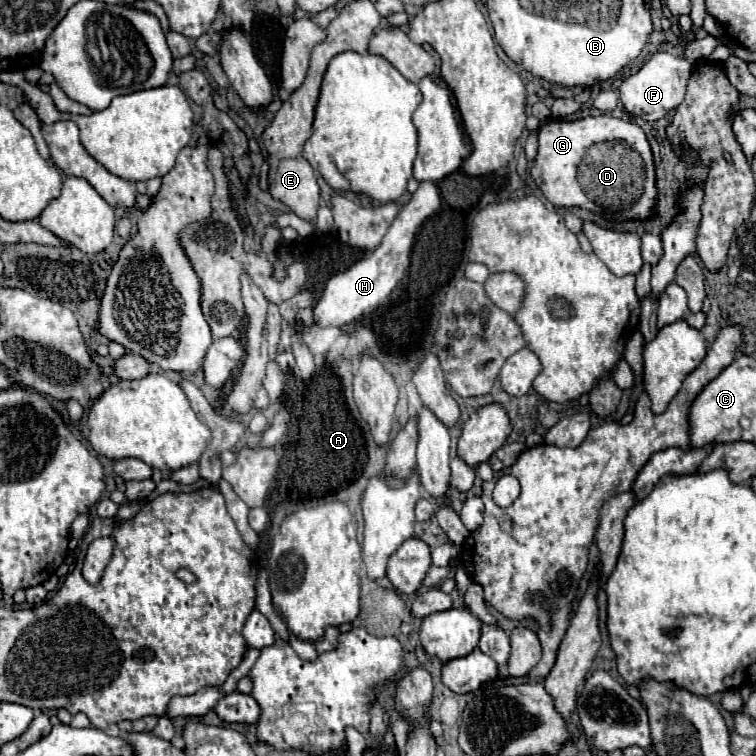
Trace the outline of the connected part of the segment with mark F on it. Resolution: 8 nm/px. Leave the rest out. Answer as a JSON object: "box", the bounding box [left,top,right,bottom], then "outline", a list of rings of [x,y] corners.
{"box":[619,53,693,121],"outline":[[[655,53],[635,75],[625,79],[619,87],[619,99],[625,111],[643,121],[663,119],[669,111],[677,109],[685,97],[687,81],[693,65],[685,57],[673,57],[671,53]]]}

